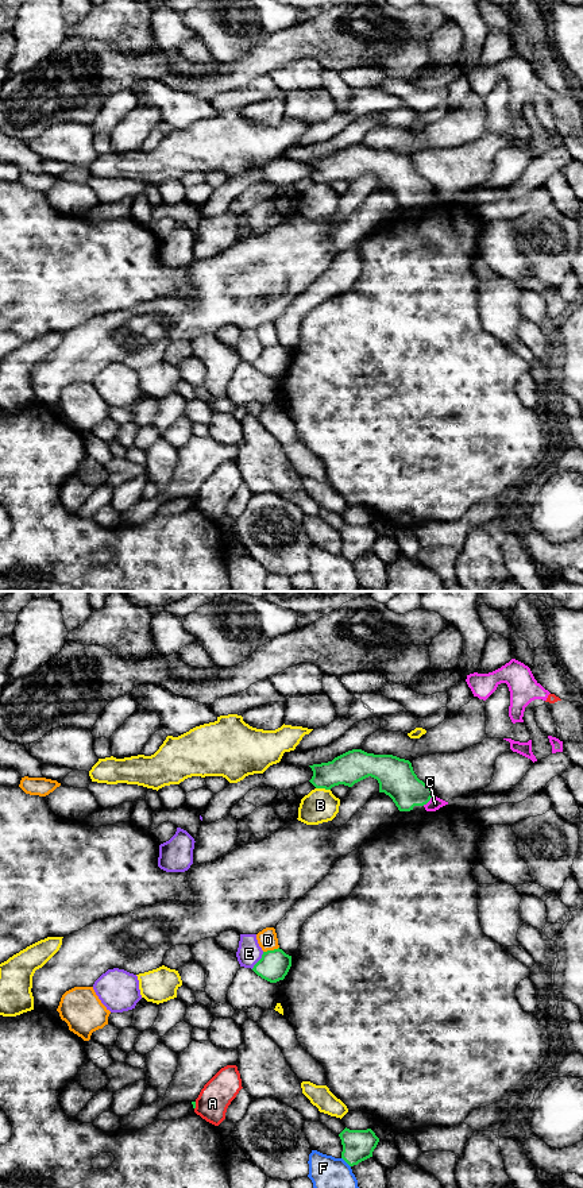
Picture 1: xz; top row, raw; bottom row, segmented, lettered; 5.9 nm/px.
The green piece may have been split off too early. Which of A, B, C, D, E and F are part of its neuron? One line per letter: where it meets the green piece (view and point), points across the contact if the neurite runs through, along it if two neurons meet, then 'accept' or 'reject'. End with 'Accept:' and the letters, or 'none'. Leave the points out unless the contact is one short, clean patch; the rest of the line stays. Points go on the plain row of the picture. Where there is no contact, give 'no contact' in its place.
A: contact xz (195, 501); reject
B: contact xz (323, 182); reject
C: contact xz (428, 196); border xz (433, 189), (423, 200); reject
D: contact xz (270, 346); reject
E: contact xz (259, 355); border xz (263, 347), (262, 353), (251, 363); reject
F: contact xz (346, 556); reject
Accept: none

